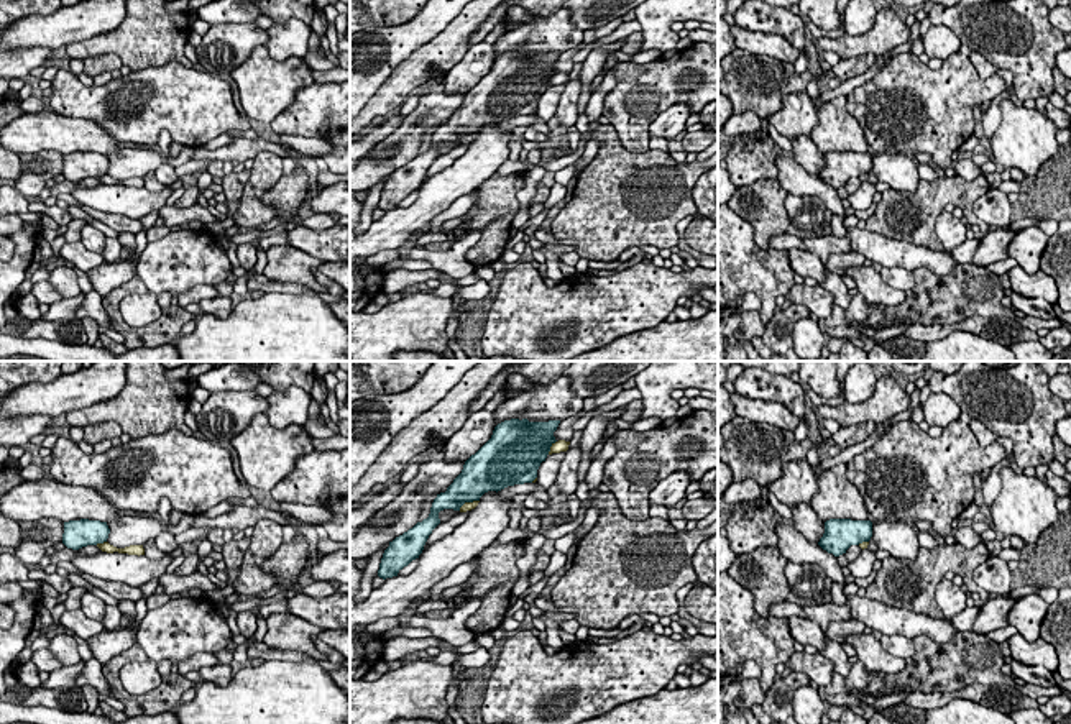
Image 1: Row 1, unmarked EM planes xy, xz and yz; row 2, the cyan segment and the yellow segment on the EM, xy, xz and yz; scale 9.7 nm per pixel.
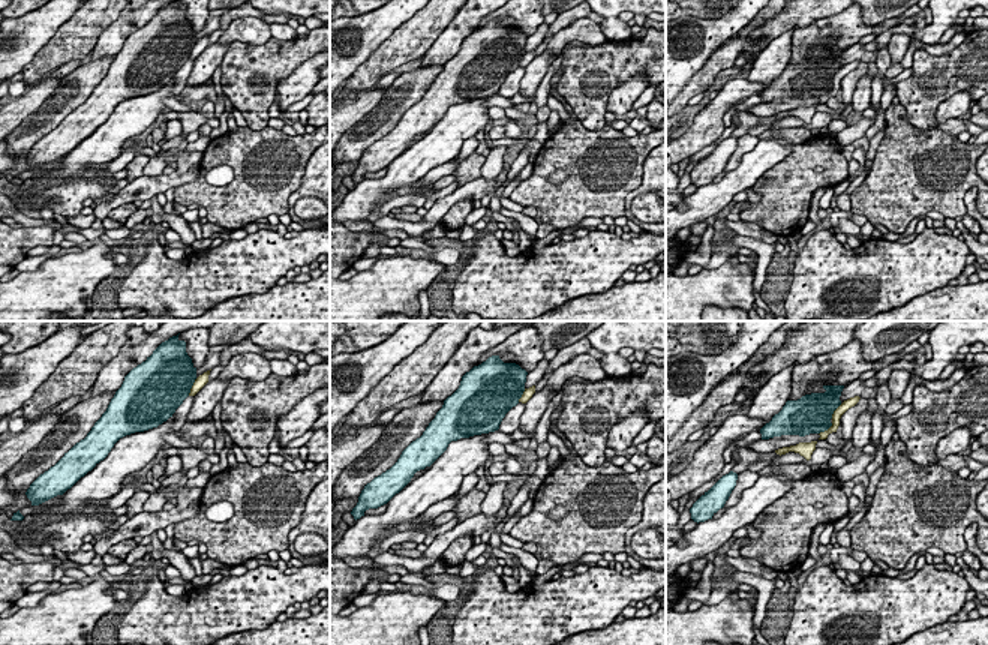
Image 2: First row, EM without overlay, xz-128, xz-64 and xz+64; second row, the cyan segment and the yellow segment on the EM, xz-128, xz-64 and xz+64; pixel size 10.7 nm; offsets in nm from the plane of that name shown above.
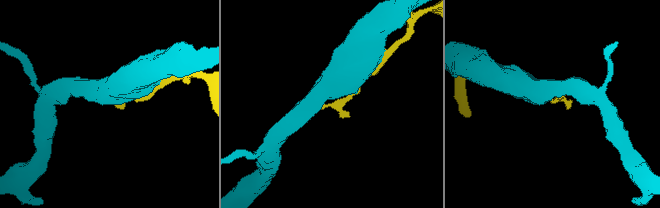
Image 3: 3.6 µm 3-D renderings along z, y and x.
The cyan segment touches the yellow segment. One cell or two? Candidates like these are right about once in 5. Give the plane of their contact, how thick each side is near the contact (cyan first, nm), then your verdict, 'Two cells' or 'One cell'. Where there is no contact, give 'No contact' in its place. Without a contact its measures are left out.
Touches cyan in xz. Thickness 460 nm (cyan) against 120 nm. Two cells

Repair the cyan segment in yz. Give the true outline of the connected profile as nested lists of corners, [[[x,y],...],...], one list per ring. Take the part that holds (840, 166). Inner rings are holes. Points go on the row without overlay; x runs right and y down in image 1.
[[[830,151],[825,154],[825,166],[818,177],[828,186],[839,189],[846,186],[851,177],[869,174],[871,169],[871,153]]]

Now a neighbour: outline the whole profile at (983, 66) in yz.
[[[971,51],[969,59],[981,79],[989,79],[991,76],[997,74],[997,67],[992,66],[982,54]]]

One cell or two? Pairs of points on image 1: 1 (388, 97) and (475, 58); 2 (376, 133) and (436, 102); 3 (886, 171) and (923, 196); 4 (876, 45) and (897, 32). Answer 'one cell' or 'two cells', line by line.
1: two cells
2: two cells
3: two cells
4: one cell

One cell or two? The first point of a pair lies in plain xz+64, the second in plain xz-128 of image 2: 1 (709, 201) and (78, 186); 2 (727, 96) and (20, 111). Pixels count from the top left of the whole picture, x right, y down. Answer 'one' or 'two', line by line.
1: two
2: two

